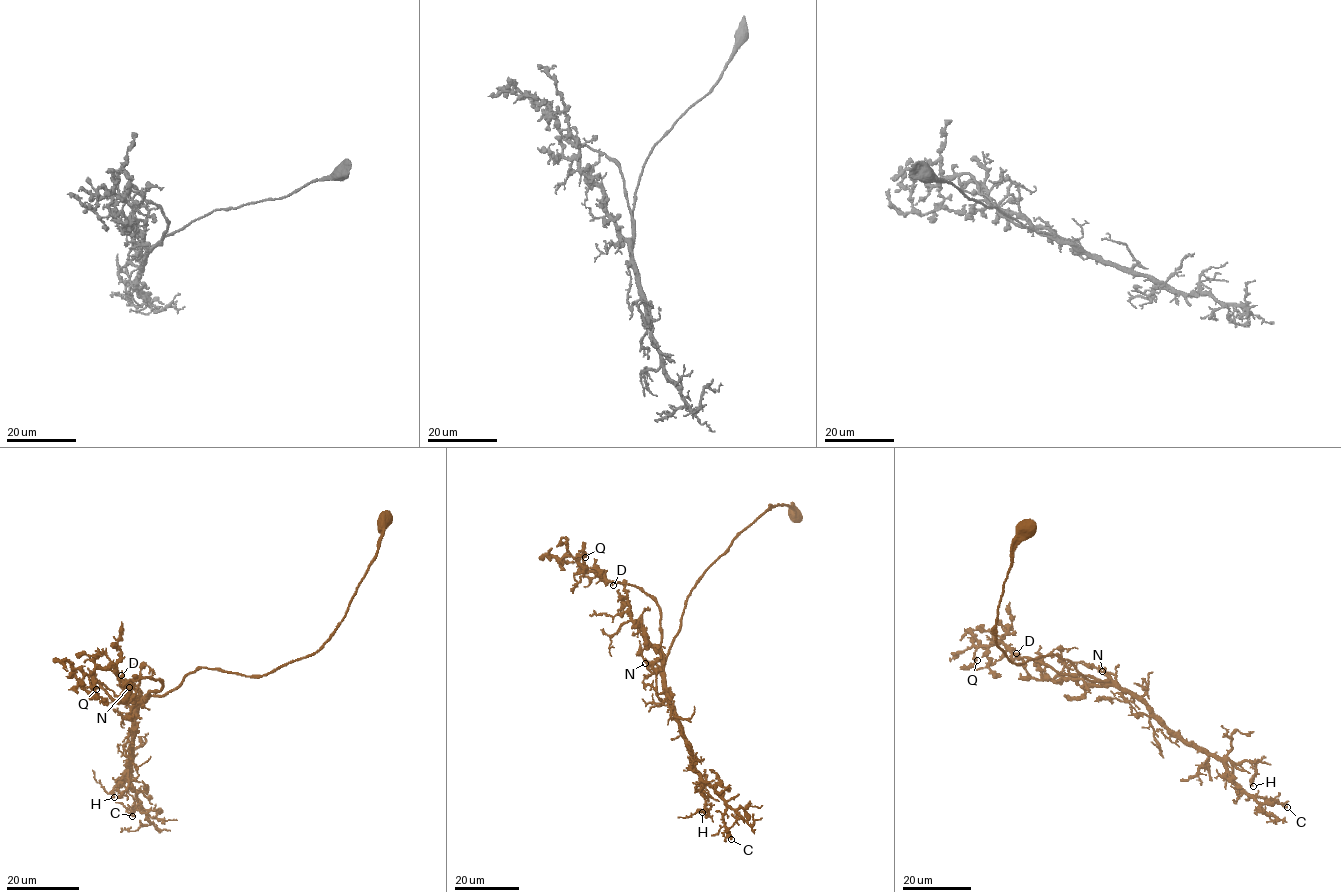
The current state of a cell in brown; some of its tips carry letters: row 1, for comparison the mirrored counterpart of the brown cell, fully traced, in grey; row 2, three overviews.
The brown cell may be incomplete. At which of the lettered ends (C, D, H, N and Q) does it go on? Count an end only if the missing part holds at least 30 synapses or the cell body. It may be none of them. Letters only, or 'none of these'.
D

